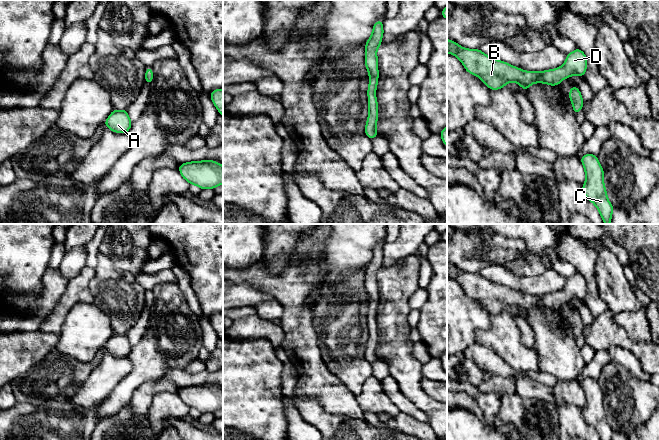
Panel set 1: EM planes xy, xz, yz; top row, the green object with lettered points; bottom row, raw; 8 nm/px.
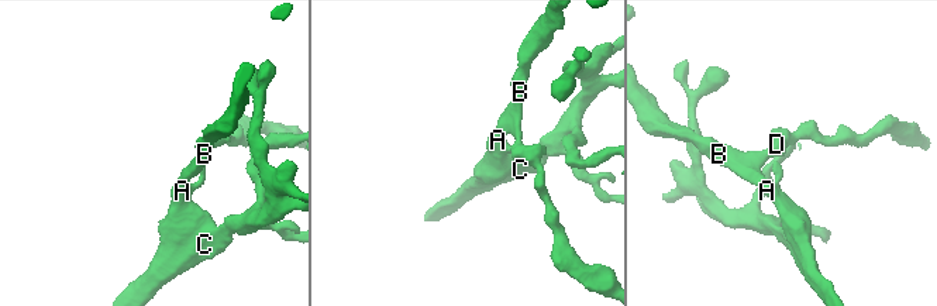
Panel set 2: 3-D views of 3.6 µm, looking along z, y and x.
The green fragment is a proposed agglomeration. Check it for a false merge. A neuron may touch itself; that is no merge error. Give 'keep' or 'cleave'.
keep

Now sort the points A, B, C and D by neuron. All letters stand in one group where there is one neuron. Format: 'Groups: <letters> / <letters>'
Groups: A B C D

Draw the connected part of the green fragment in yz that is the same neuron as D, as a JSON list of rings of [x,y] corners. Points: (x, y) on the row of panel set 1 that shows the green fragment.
[[[449,39],[447,53],[456,56],[465,70],[478,76],[490,90],[506,87],[508,82],[518,83],[524,91],[527,91],[533,83],[557,86],[563,79],[573,75],[584,77],[587,70],[587,57],[579,48],[566,55],[562,66],[539,72],[522,70],[507,62],[493,59],[480,49],[466,49]]]

